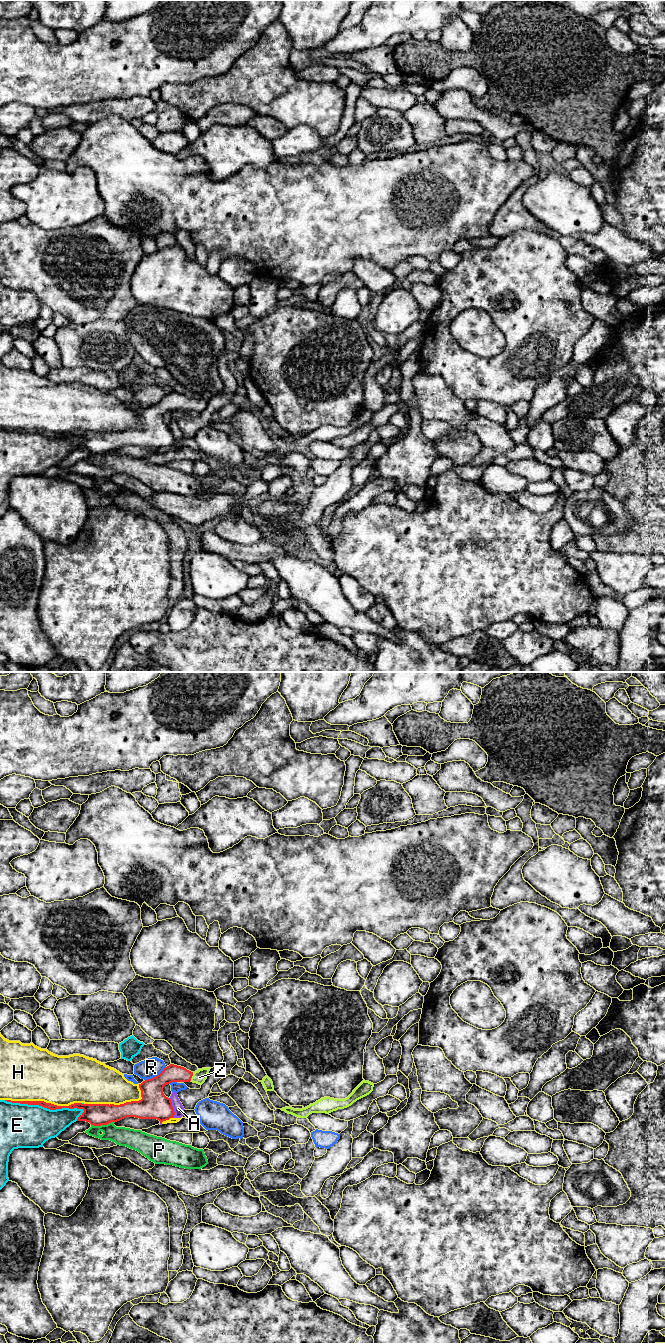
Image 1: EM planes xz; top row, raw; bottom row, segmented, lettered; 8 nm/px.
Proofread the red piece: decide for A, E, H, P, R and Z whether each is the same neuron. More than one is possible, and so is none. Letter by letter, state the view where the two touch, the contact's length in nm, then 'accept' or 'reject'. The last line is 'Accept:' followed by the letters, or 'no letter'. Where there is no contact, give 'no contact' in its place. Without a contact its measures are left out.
A: xz | 160 nm | reject
E: xz | 650 nm | reject
H: xz | 600 nm | reject
P: xz | 190 nm | reject
R: xz | 200 nm | reject
Z: xz | 80 nm | accept
Accept: Z

